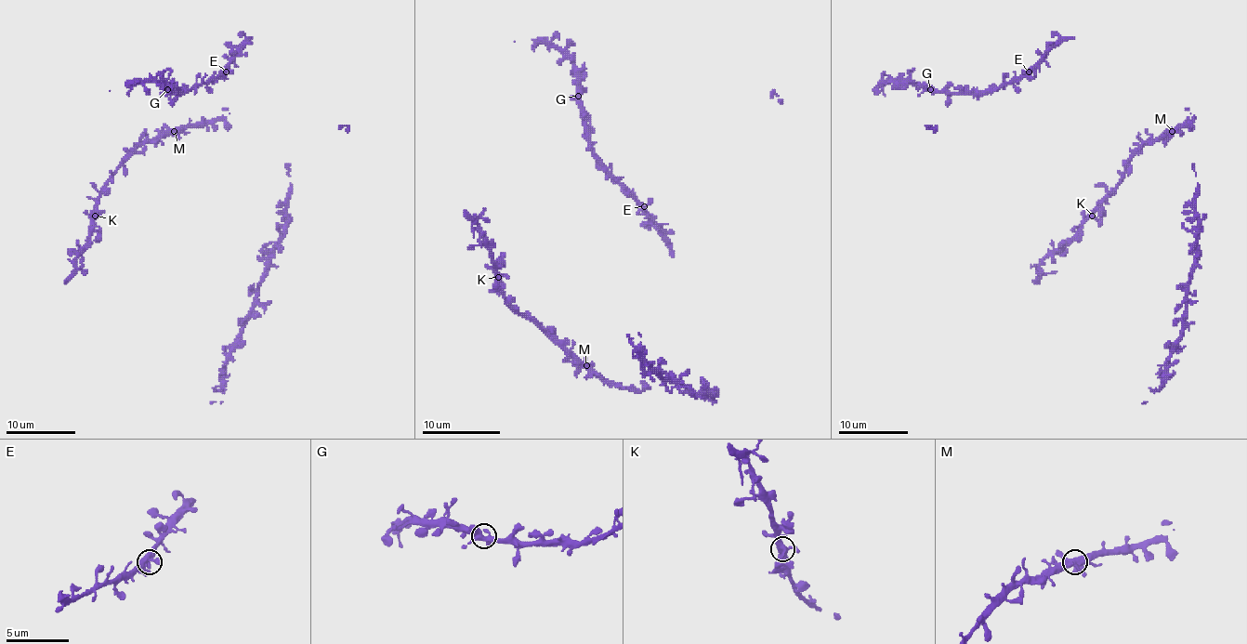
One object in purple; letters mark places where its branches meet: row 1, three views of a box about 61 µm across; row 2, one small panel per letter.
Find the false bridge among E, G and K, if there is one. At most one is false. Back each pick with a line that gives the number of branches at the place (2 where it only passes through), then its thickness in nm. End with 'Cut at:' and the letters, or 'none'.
Cut at: none

